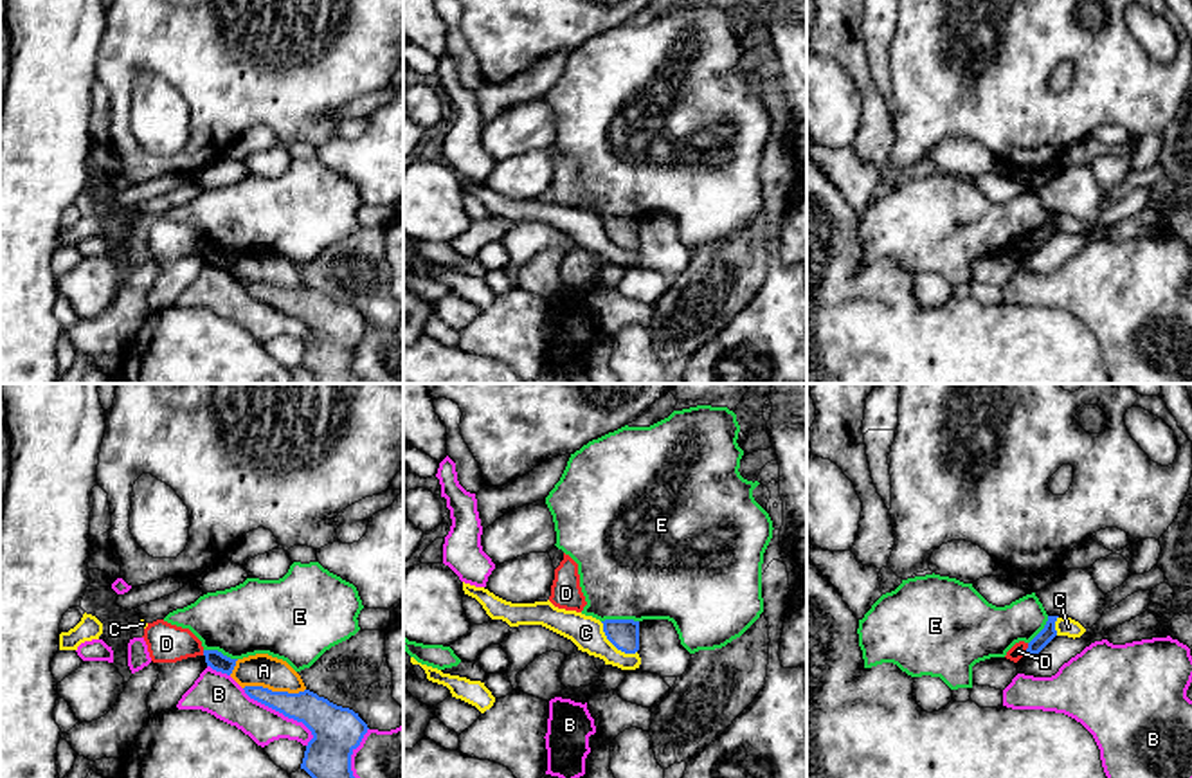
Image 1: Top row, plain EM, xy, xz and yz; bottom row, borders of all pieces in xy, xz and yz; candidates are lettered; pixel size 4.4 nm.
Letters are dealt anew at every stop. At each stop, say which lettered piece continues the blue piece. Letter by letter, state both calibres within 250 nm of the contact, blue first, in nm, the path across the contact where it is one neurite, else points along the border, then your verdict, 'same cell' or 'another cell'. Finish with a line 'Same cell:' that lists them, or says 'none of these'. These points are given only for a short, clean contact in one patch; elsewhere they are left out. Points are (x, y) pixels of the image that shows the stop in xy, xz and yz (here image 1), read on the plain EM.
A: 160/140 nm | another cell
B: 220/170 nm | another cell
C: 140/150 nm | another cell
D: 70/70 nm | along yz (1029, 240), (1025, 247) | another cell
E: 140/480 nm | another cell
Same cell: none of these

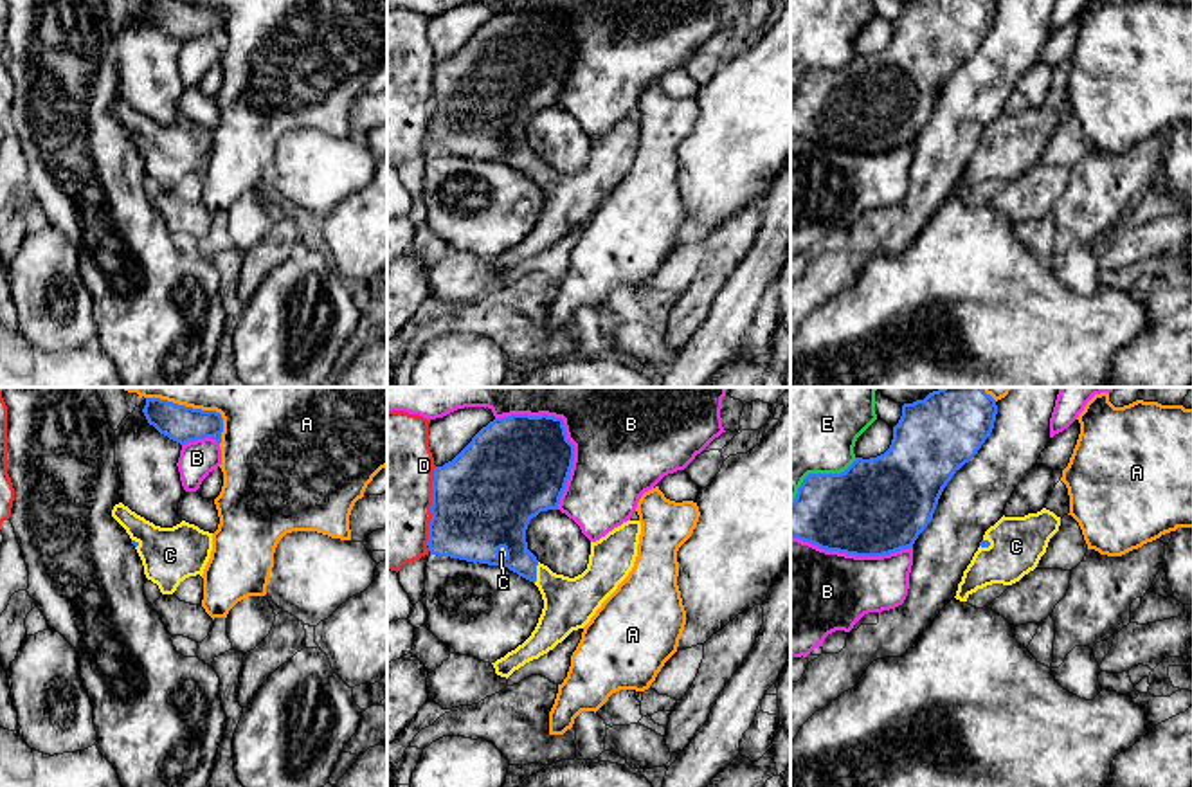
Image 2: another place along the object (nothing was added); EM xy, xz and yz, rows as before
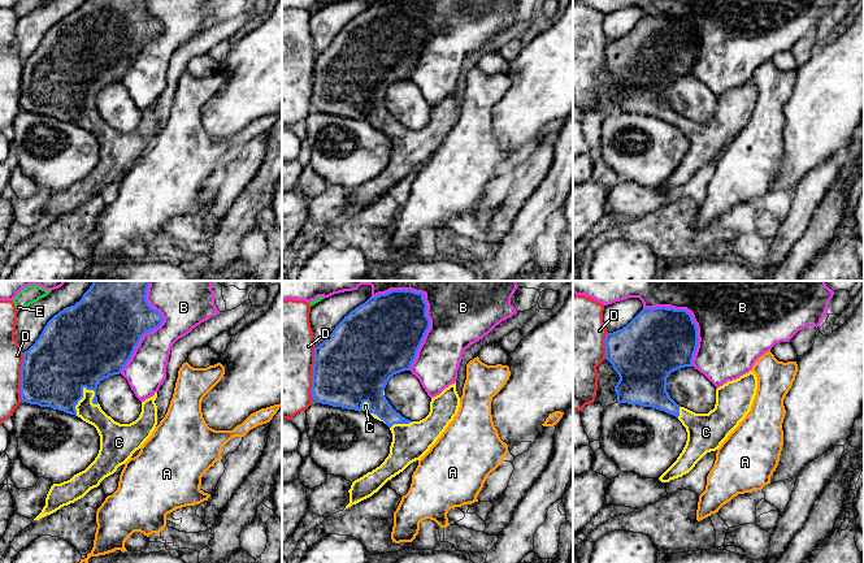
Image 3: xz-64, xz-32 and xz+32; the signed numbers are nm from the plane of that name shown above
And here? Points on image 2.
A: 160/340 nm | another cell
B: 440/380 nm | another cell
C: 190/240 nm | same cell
D: 460/420 nm | another cell
E: 380/340 nm | another cell
Same cell: C

